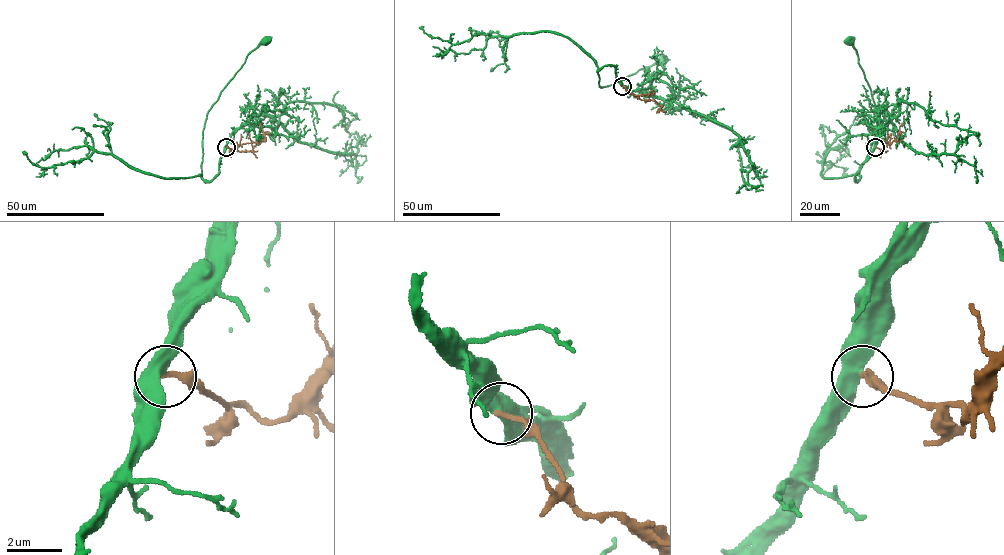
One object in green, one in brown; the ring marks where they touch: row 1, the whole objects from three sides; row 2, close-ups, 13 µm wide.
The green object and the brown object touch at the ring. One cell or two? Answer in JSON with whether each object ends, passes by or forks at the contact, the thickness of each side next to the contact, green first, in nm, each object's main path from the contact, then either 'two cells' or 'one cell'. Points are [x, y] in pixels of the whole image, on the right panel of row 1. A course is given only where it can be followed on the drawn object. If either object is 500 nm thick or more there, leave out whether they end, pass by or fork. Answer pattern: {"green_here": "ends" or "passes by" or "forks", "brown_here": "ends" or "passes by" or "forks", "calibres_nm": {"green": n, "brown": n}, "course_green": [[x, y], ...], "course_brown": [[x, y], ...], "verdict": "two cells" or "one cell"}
{"calibres_nm": {"green": 500, "brown": 220}, "course_green": [[875, 147], [855, 181], [859, 178], [859, 169], [874, 139], [876, 113], [857, 50], [849, 40]], "course_brown": [[875, 147], [882, 150], [895, 140], [902, 122]], "verdict": "two cells"}

